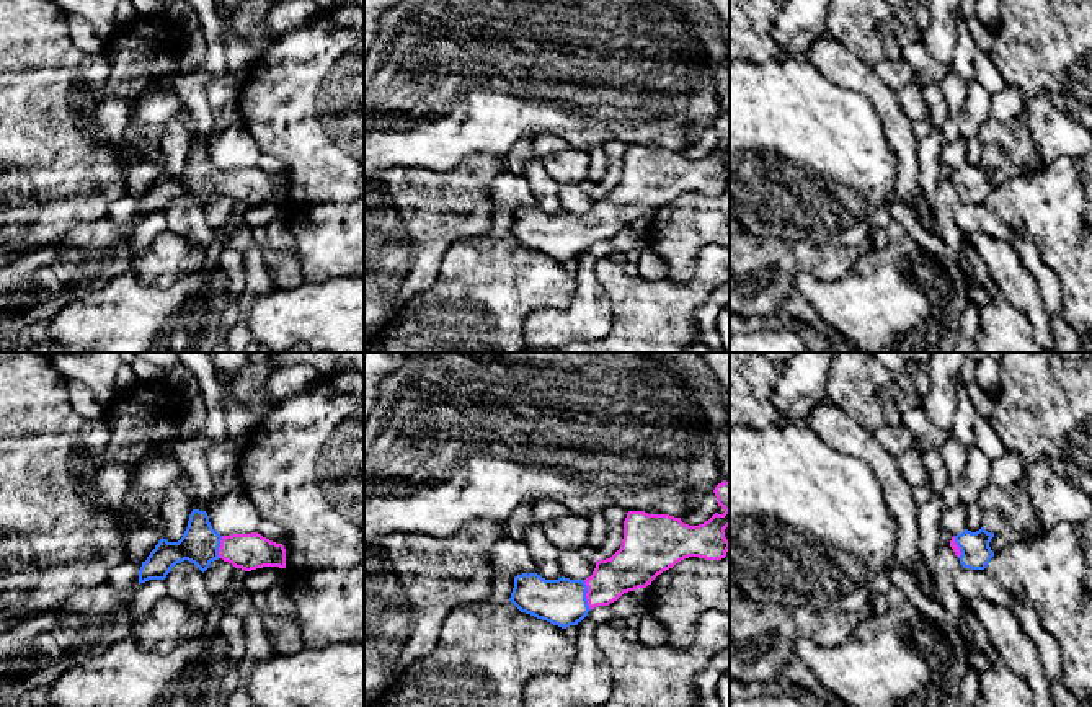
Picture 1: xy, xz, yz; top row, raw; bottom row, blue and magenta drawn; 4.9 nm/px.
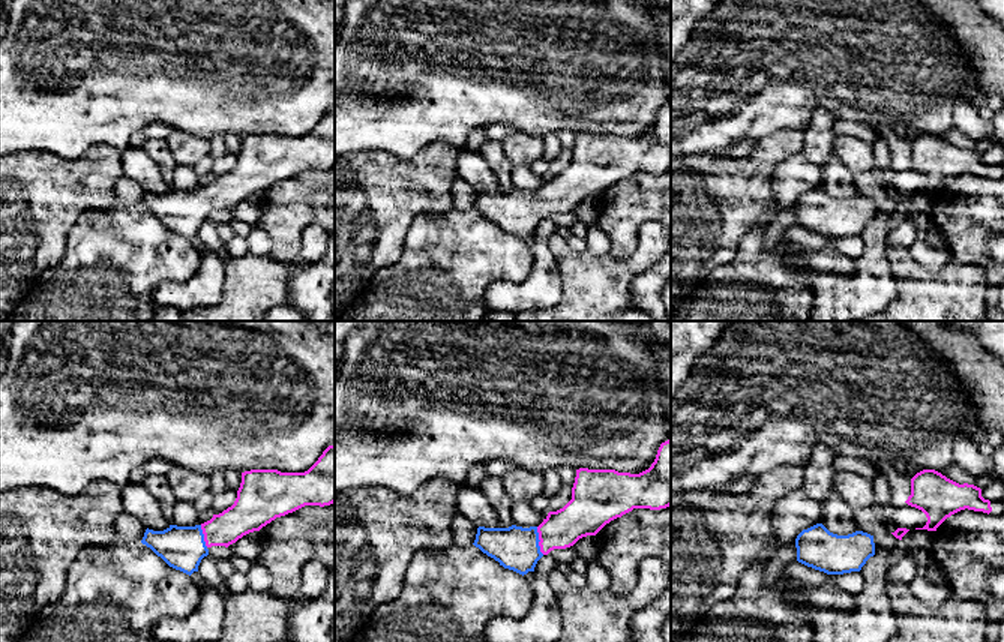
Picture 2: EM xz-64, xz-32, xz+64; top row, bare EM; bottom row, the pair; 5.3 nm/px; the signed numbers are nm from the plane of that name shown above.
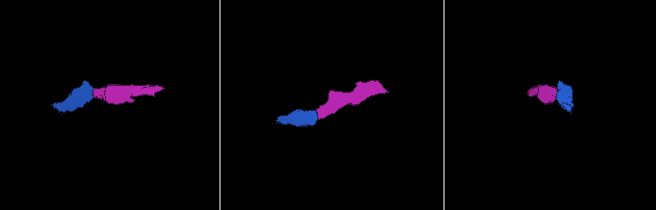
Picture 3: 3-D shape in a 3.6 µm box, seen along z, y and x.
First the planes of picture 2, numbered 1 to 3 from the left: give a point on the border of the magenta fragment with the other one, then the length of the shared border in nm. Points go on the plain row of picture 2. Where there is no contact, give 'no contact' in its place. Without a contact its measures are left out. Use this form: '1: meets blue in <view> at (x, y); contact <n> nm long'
1: meets blue in xz-64 at (203, 200); contact 130 nm long
2: meets blue in xz-32 at (539, 204); contact 160 nm long
3: no contact

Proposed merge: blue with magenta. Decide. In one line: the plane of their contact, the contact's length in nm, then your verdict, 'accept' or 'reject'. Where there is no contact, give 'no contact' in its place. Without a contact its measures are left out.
meets blue in xz; contact 160 nm long; accept

